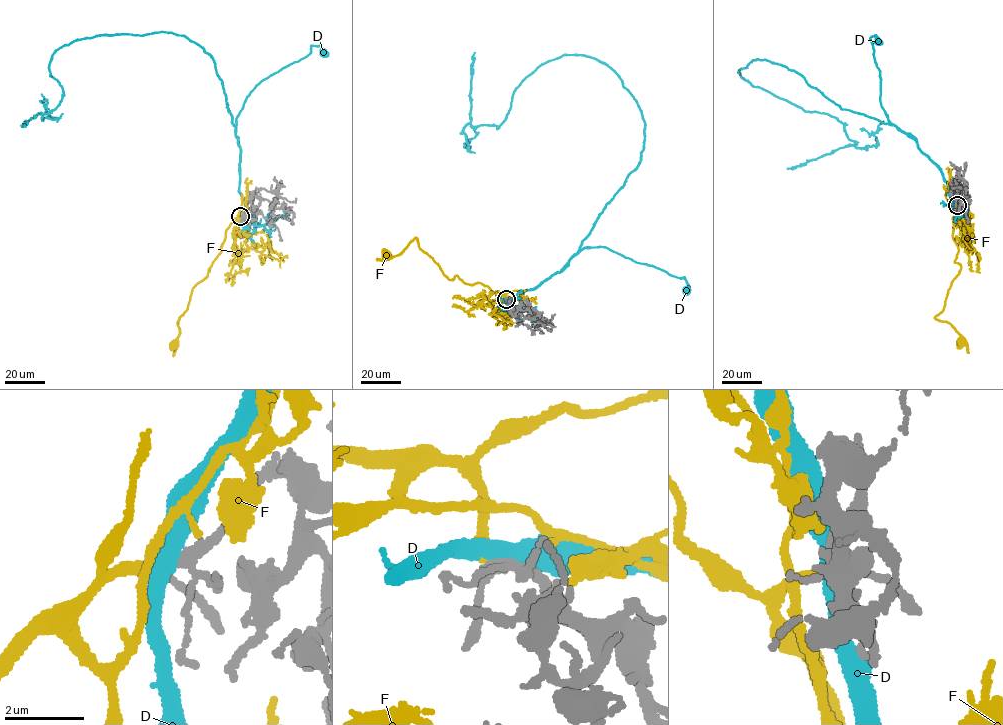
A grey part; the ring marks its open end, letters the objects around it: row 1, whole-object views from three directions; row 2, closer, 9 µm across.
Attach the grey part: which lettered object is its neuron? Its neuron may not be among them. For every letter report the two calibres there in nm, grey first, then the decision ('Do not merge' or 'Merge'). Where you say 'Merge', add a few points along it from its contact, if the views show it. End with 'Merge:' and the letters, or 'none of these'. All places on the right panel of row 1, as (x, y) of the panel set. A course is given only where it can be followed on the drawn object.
D: Thickness 200 nm (grey) against 440 nm. Do not merge
F: Thickness 190 nm (grey) against 240 nm. Merge. Its course: (956, 205), (952, 236), (958, 246), (954, 261), (961, 268), (943, 310), (934, 317), (949, 324), (961, 341)
Merge: F

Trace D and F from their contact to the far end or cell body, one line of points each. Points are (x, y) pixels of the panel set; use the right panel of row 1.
D: (956, 204), (941, 168), (914, 139), (889, 121), (881, 105), (880, 71), (870, 37), (875, 35), (878, 42)
F: (956, 205), (952, 236), (958, 246), (954, 261), (961, 268), (943, 310), (934, 317), (949, 324), (961, 341)

